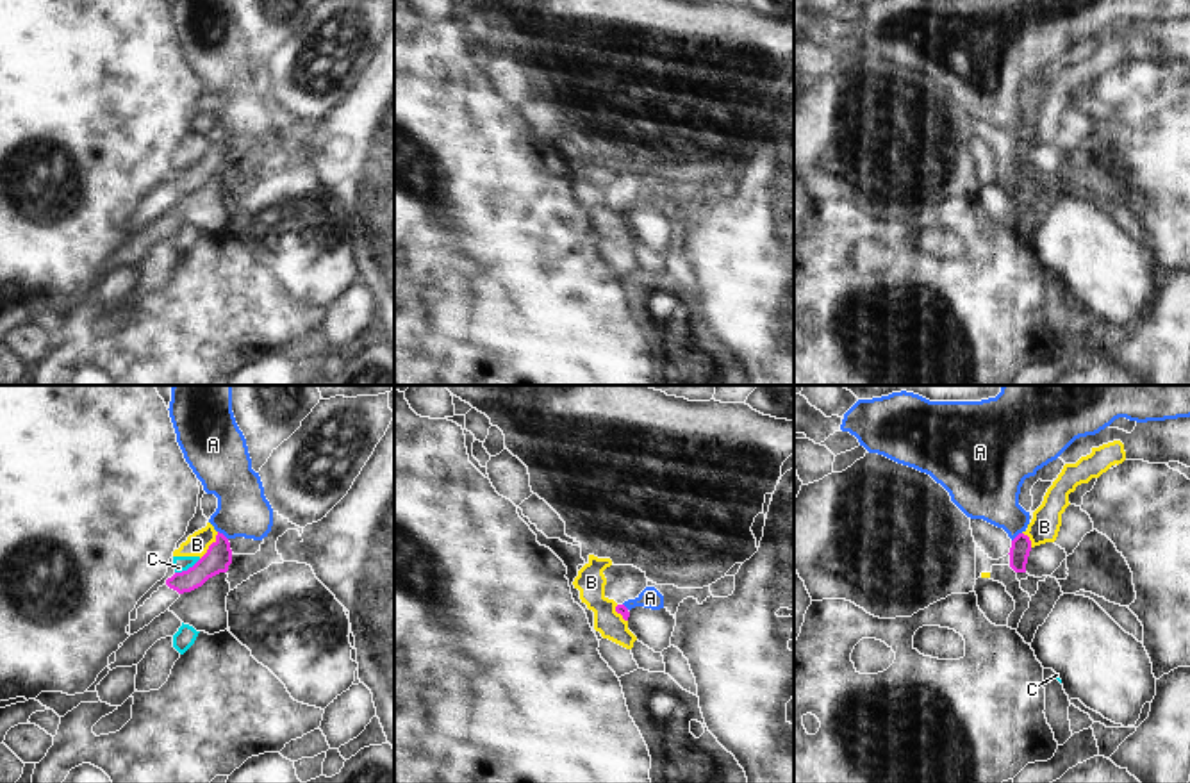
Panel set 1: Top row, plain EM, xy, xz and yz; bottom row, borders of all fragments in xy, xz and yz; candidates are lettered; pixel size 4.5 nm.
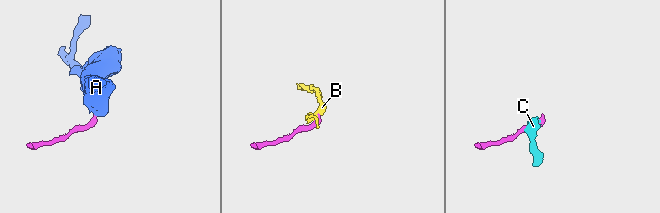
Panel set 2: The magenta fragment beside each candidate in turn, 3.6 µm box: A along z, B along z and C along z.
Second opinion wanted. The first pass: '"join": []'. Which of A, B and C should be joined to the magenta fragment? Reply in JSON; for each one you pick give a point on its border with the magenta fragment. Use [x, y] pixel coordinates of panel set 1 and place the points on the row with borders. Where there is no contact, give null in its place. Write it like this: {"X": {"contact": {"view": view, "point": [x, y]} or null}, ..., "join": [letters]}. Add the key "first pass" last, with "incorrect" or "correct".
{"join": [], "first pass": "correct"}

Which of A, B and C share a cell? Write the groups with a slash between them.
A / B C

